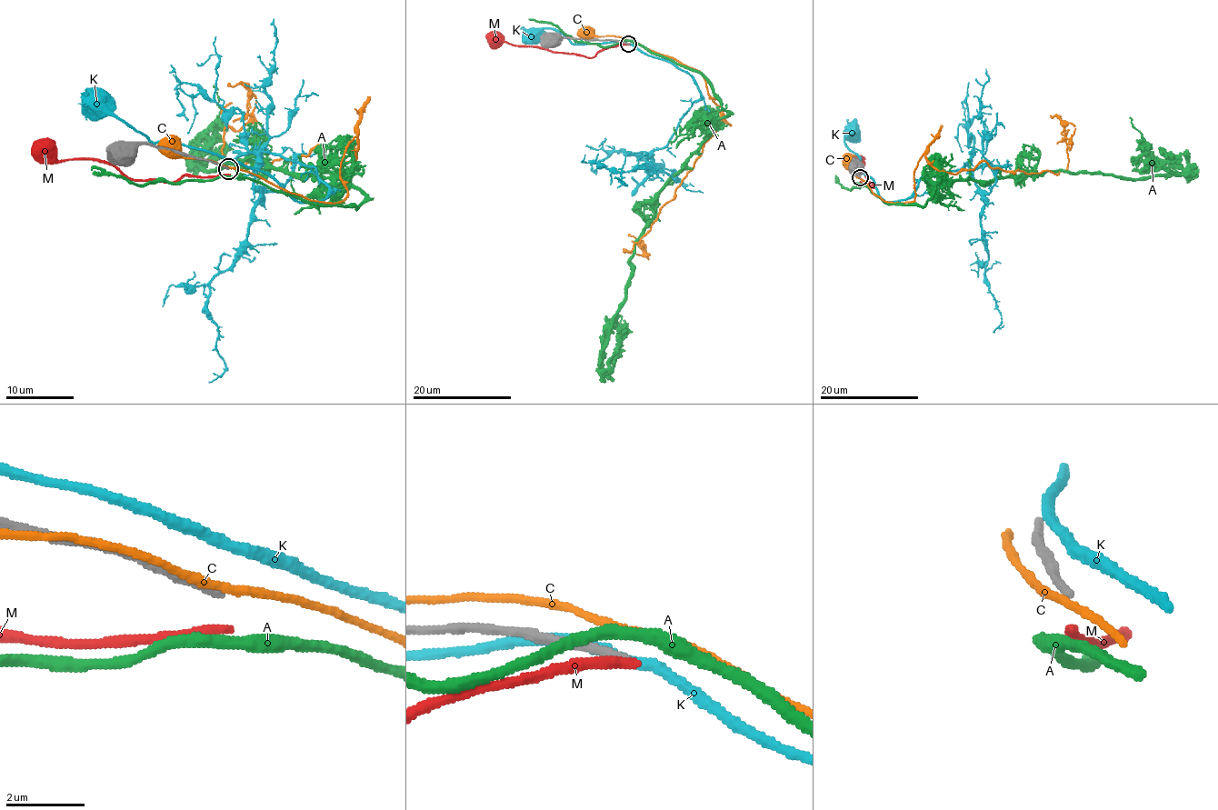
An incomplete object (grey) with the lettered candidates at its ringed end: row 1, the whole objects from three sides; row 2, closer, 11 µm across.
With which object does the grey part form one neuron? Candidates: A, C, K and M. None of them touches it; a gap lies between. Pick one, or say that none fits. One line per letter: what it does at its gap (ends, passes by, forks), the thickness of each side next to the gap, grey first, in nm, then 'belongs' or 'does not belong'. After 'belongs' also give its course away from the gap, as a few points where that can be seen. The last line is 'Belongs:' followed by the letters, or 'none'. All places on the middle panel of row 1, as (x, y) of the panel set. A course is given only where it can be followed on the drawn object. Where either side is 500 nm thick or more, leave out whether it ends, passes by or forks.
A: it passes by | 220/340 nm | does not belong
C: it passes by | 220/220 nm | does not belong
K: it passes by | 220/280 nm | does not belong
M: it ends | 220/280 nm | does not belong
Belongs: none

